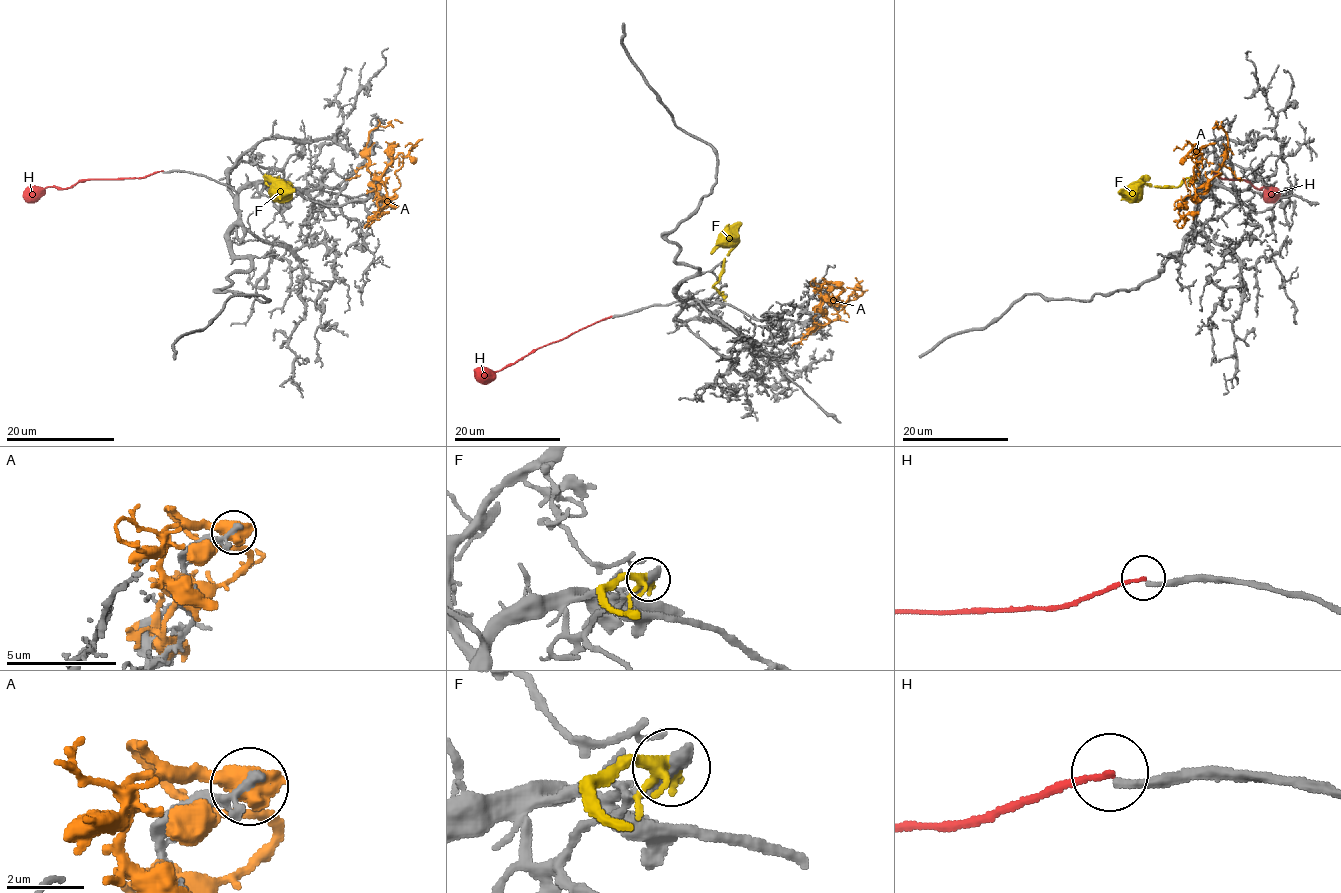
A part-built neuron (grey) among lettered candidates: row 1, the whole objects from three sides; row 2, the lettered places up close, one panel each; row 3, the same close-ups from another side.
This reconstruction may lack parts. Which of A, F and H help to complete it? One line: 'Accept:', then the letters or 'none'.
Accept: none

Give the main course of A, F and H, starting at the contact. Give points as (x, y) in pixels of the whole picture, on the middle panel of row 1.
A: (839, 284), (823, 279), (841, 291), (821, 307), (828, 322), (813, 323), (812, 331), (848, 322)
F: (724, 296), (715, 284), (731, 248), (731, 234), (740, 222)
H: (611, 316), (532, 350), (497, 371), (484, 371), (476, 379)

